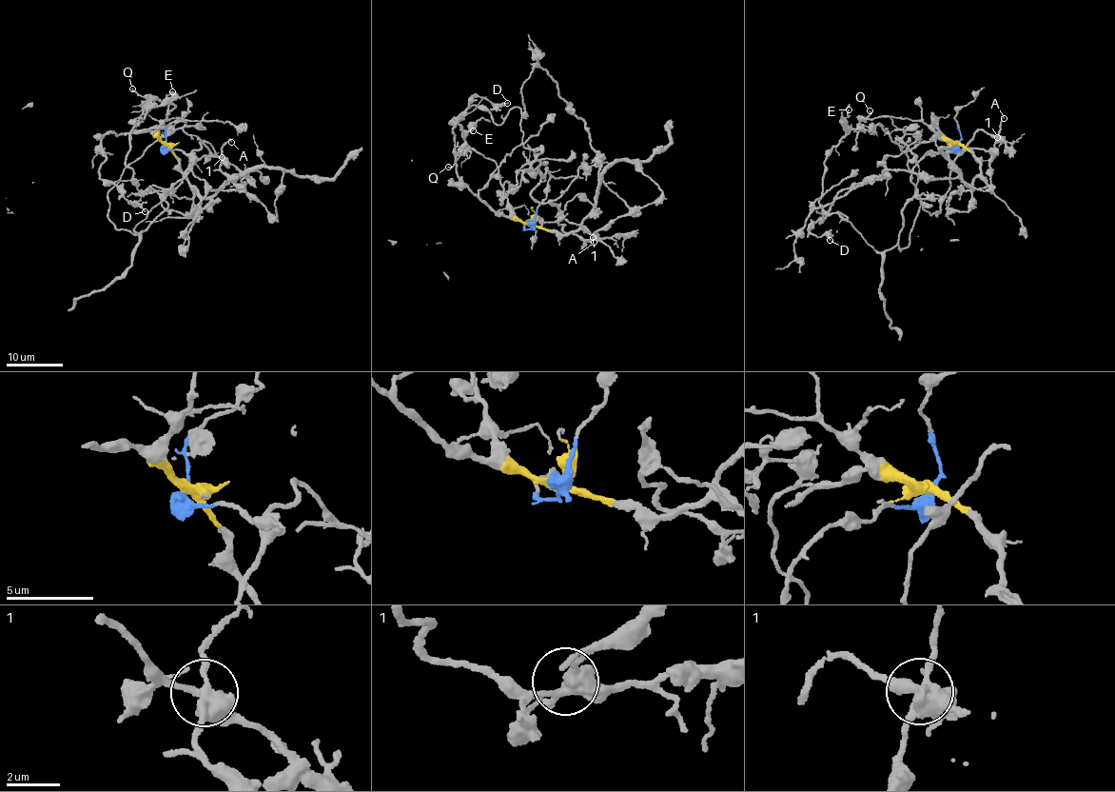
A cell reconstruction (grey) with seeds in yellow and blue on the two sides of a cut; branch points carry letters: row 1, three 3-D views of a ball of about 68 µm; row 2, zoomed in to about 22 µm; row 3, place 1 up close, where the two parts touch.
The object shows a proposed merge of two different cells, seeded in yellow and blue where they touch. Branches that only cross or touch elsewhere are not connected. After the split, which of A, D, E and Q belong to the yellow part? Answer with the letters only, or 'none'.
A, D, Q

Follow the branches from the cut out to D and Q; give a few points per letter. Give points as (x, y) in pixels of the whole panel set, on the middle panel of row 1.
D: (531, 226), (495, 213), (465, 184), (457, 186), (460, 183), (452, 128), (459, 114), (476, 96), (508, 103)
Q: (531, 226), (514, 216), (498, 168), (494, 161), (469, 148), (447, 167)

